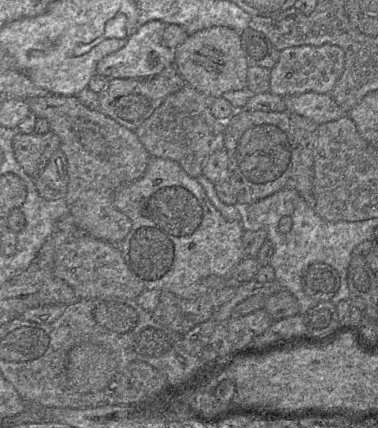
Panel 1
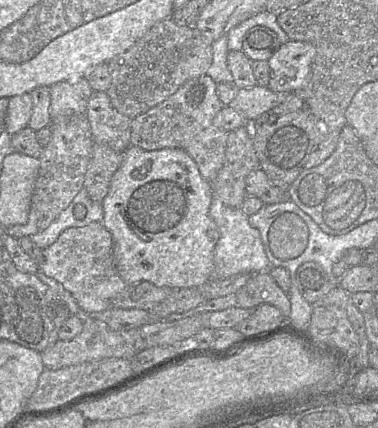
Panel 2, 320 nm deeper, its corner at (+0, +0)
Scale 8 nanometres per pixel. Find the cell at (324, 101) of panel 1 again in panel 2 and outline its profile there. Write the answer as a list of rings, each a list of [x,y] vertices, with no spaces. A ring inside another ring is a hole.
[[[258,85],[238,90],[236,97],[228,105],[238,111],[246,121],[254,121],[265,112],[282,104],[291,92],[274,92]]]

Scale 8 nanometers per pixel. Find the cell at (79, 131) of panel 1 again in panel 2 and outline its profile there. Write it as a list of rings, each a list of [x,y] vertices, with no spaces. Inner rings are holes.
[[[93,144],[92,157],[87,168],[83,188],[90,198],[102,202],[108,194],[114,173],[119,168],[123,153],[99,144]]]

